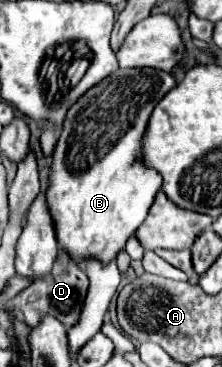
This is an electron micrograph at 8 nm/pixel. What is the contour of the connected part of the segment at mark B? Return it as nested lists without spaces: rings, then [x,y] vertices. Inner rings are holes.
[[[155,68],[117,70],[113,76],[107,76],[105,80],[101,80],[101,84],[93,86],[73,106],[73,110],[69,110],[61,138],[53,152],[47,196],[49,210],[57,228],[57,240],[63,250],[73,256],[73,260],[79,260],[79,264],[83,264],[89,256],[105,264],[113,260],[117,252],[125,248],[127,238],[147,218],[147,212],[155,200],[155,194],[161,190],[163,180],[155,168],[145,166],[145,160],[141,156],[143,134],[147,130],[153,108],[175,84],[177,82],[169,72],[161,72]]]

